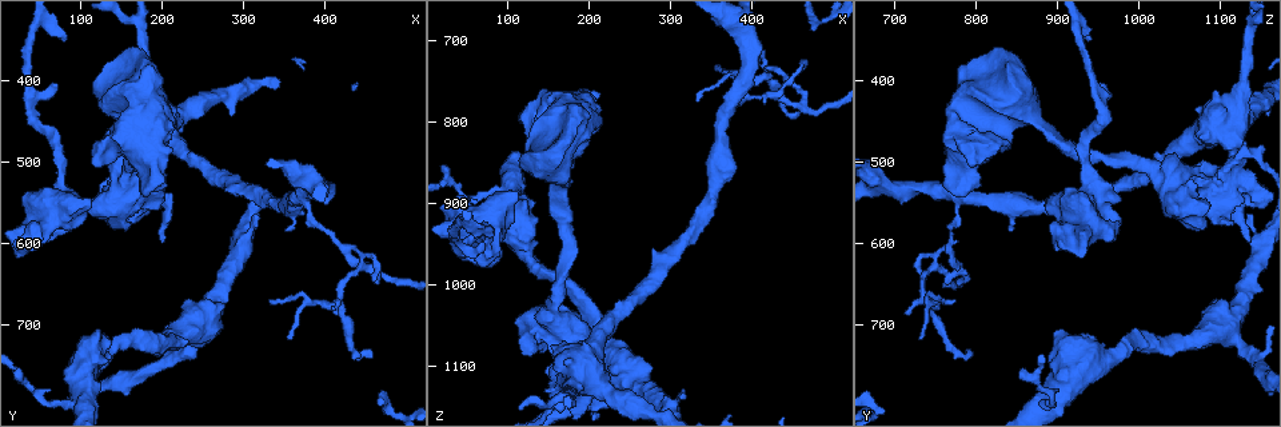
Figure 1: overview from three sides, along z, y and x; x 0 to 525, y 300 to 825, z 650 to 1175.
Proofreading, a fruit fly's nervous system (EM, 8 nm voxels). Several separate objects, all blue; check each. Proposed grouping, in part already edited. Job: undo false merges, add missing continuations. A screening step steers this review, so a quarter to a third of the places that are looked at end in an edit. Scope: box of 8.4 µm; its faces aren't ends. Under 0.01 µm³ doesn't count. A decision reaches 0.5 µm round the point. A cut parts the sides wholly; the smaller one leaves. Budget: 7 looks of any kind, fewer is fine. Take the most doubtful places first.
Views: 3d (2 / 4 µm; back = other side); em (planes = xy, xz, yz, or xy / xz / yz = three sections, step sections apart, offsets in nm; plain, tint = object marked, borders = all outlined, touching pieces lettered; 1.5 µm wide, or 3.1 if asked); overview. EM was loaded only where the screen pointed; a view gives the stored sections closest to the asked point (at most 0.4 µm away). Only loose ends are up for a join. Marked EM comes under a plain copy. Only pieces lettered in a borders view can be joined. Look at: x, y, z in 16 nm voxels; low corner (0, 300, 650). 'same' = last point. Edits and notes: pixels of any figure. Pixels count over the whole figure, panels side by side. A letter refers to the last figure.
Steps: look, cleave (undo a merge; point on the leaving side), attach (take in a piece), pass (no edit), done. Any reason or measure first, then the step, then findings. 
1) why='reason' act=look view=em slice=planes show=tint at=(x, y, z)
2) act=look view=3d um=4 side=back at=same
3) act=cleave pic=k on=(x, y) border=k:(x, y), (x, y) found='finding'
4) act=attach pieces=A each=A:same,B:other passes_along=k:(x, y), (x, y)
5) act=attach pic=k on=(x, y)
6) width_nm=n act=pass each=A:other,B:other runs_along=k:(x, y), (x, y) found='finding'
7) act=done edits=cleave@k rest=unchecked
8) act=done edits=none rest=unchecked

why='free end' act=look view=em slice=planes show=borders at=(185, 375, 785)

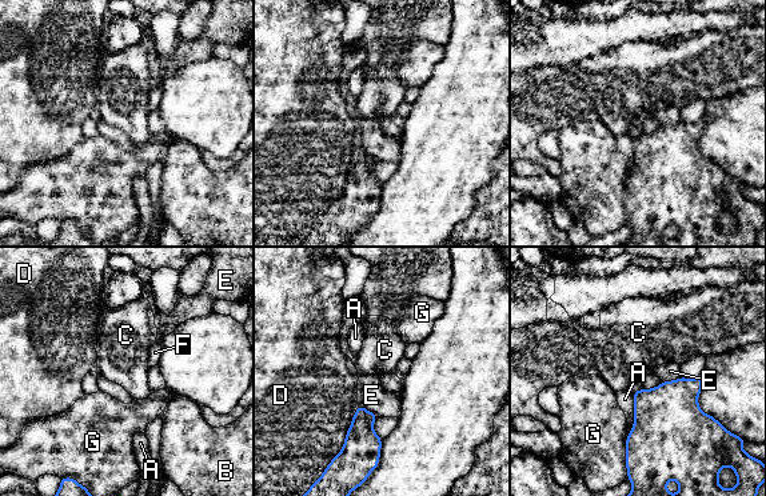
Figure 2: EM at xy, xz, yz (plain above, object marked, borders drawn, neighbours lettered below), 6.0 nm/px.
act=pass each=A:other,B:other,C:other,D:other,E:other,F:other,G:other border=2:(358, 403), (379, 416) found='no lettered piece goes on from it'

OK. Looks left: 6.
why='tapers out' act=look view=em slice=planes show=borders at=(80, 350, 935)

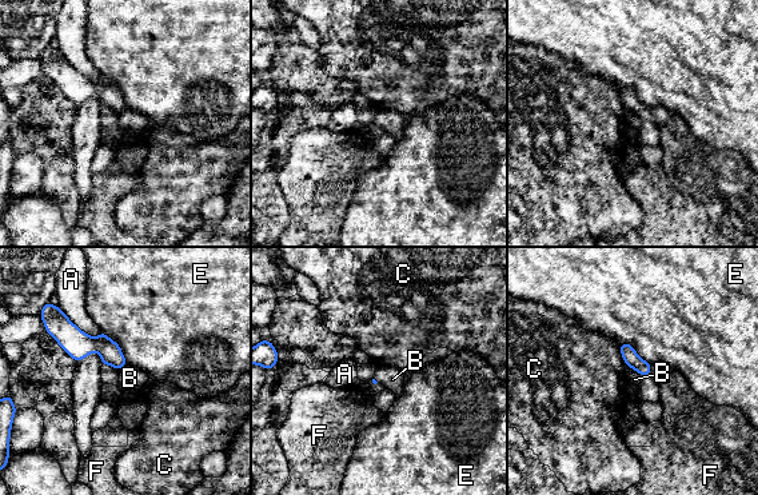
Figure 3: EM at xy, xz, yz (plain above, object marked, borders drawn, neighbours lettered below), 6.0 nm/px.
act=pass each=A:other,B:other,C:other,E:other,F:other runs_along=3:(55, 334), (102, 344), (122, 362) found='no lettered piece goes on from it'

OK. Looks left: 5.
act=look view=em slice=planes show=tint at=(165, 460, 885)

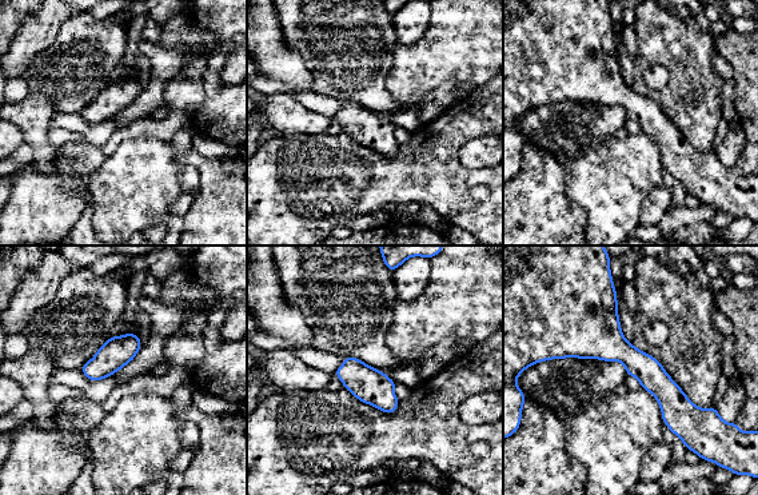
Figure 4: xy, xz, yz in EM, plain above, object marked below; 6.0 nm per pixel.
why='what lies round it' act=look view=em slice=planes show=borders at=same

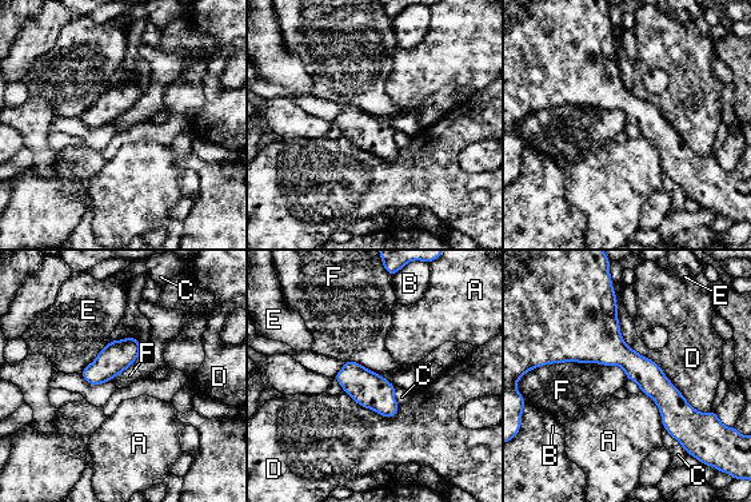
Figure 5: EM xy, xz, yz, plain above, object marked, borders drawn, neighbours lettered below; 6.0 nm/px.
act=pass each=A:other,B:other,C:other,D:other,E:other,F:other runs_along=5:(612, 301), (610, 341), (682, 438) found='one cell here'

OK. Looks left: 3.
act=done edits=none rest=unchecked

